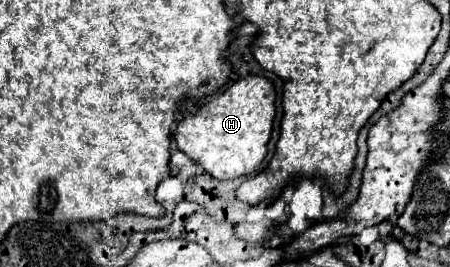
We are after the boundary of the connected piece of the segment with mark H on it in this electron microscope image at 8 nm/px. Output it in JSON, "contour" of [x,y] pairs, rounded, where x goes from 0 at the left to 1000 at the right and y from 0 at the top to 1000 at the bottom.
{"contour":[[[547,281],[498,348],[453,386],[427,438],[396,461],[387,528],[404,573],[431,596],[480,670],[529,670],[560,655],[596,573],[604,453],[613,431],[609,326],[591,288]]]}

